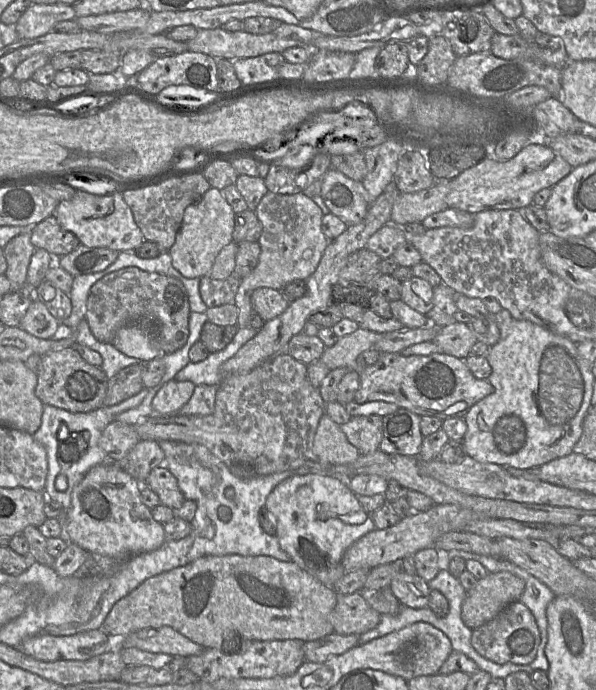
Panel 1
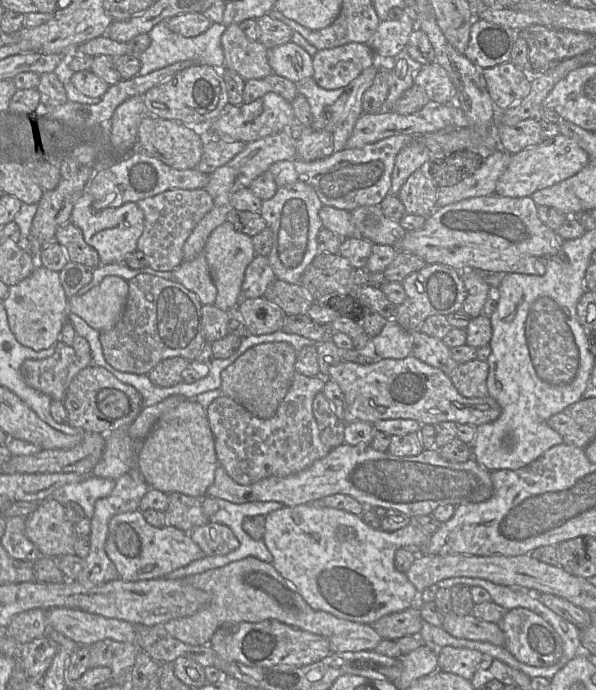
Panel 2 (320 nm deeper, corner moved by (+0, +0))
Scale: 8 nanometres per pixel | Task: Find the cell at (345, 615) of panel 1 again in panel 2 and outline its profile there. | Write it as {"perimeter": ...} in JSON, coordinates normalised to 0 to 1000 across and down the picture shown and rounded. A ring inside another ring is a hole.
{"perimeter":[[[695,875],[680,884],[639,894],[624,909],[641,926],[701,920],[708,909],[708,896],[700,877]]]}

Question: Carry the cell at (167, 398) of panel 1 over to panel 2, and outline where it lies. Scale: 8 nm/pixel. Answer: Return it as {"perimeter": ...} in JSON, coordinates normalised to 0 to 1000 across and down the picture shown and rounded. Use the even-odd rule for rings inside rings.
{"perimeter":[[[309,578],[297,590],[277,599],[250,630],[230,648],[228,677],[252,704],[279,716],[292,713],[339,722],[359,697],[366,667],[361,641],[344,593],[327,578]]]}

